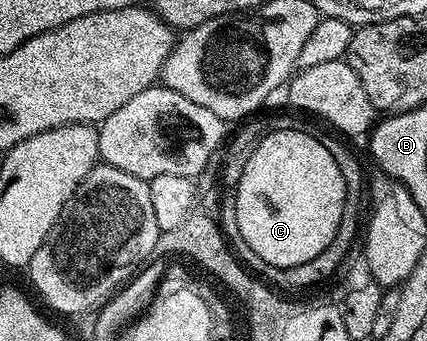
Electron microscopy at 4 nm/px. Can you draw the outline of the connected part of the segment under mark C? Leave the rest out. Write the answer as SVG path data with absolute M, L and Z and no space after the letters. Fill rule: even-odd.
M285 131L285 135L264 135L265 143L255 145L257 155L253 155L253 159L247 157L249 167L243 169L241 199L235 201L237 219L241 219L243 238L249 239L253 252L263 257L267 265L298 267L311 261L311 257L319 257L319 253L331 245L343 217L344 177L337 175L337 167L333 167L329 153L313 143L313 135L305 139L308 133L293 135L293 131Z

